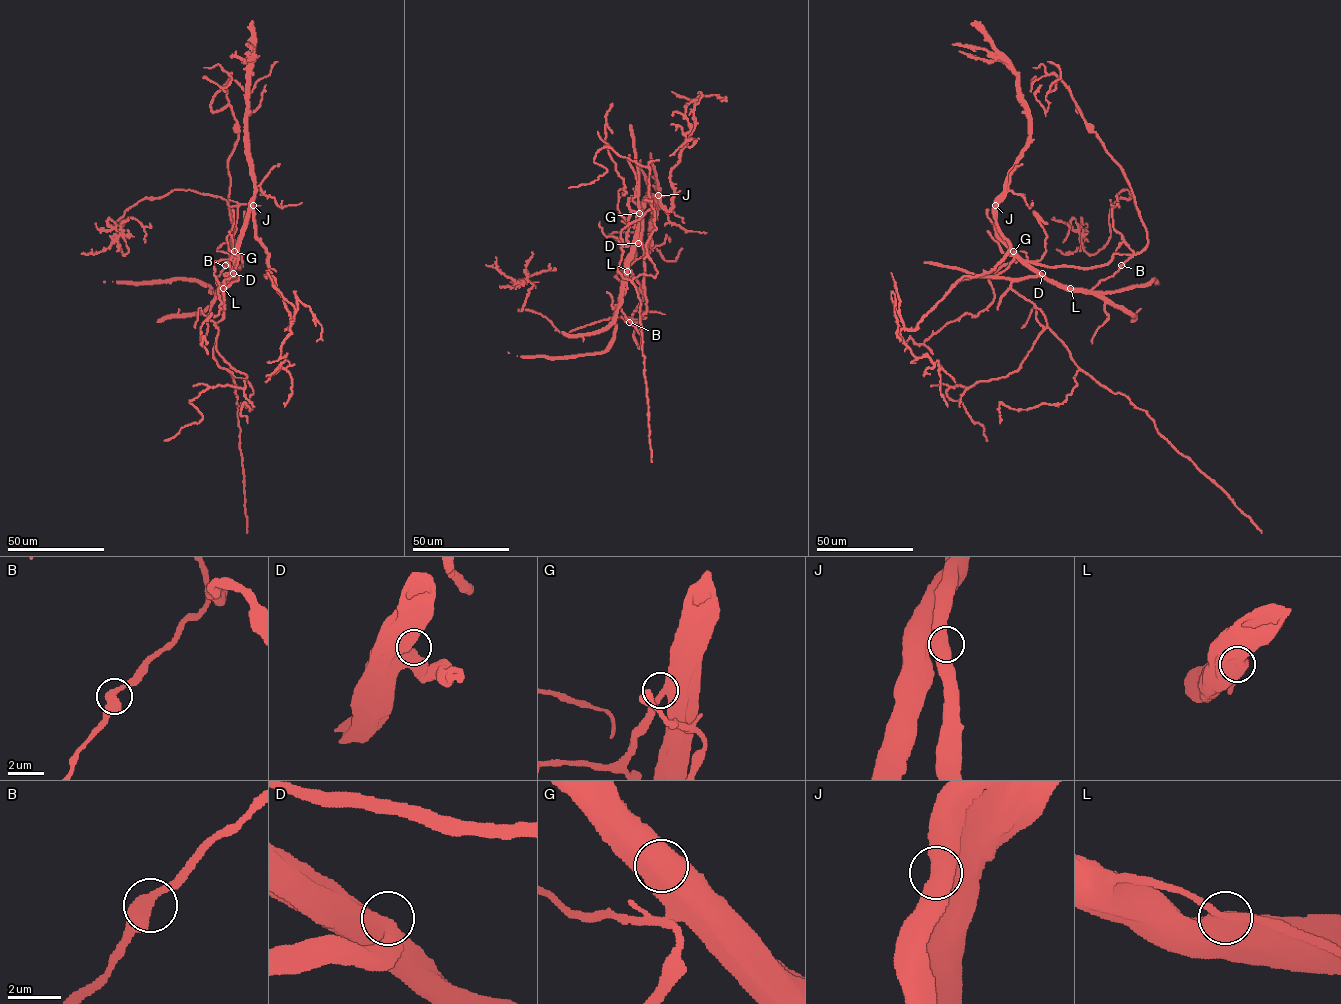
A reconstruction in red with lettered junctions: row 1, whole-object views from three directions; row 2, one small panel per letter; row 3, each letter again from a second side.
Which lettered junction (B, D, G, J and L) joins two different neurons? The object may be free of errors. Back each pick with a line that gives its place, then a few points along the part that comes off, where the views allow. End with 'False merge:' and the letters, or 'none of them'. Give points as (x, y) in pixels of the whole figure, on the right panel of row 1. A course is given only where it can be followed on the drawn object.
False merge: none of them

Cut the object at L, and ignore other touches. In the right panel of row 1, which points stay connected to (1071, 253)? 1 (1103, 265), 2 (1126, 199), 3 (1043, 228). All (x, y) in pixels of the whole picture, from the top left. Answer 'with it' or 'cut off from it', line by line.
1: cut off from it
2: with it
3: cut off from it

